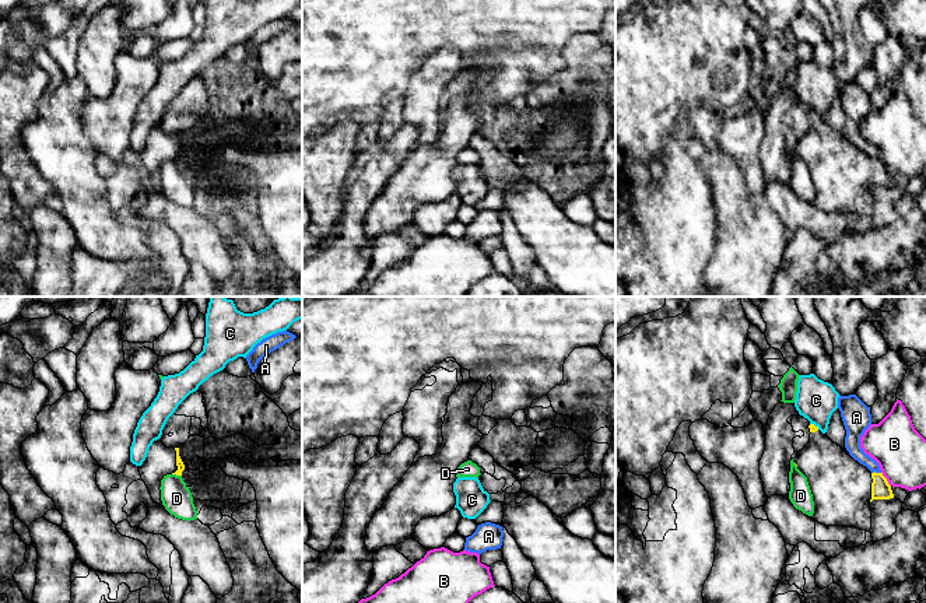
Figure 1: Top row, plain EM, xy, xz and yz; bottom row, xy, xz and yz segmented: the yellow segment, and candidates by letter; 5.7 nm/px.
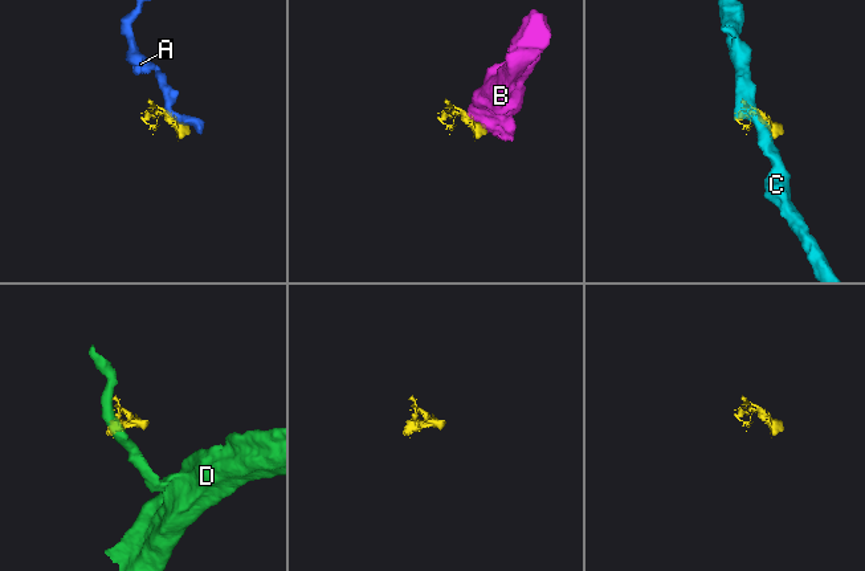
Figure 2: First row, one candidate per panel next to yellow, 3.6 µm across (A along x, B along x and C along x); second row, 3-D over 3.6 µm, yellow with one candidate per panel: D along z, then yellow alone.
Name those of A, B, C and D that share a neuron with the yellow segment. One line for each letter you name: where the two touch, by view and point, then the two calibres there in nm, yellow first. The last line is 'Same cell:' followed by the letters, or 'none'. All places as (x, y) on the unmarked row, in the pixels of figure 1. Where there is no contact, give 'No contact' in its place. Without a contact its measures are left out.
Same cell: none

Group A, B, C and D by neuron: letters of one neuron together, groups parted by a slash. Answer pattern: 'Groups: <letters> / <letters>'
Groups: A / B / C / D

